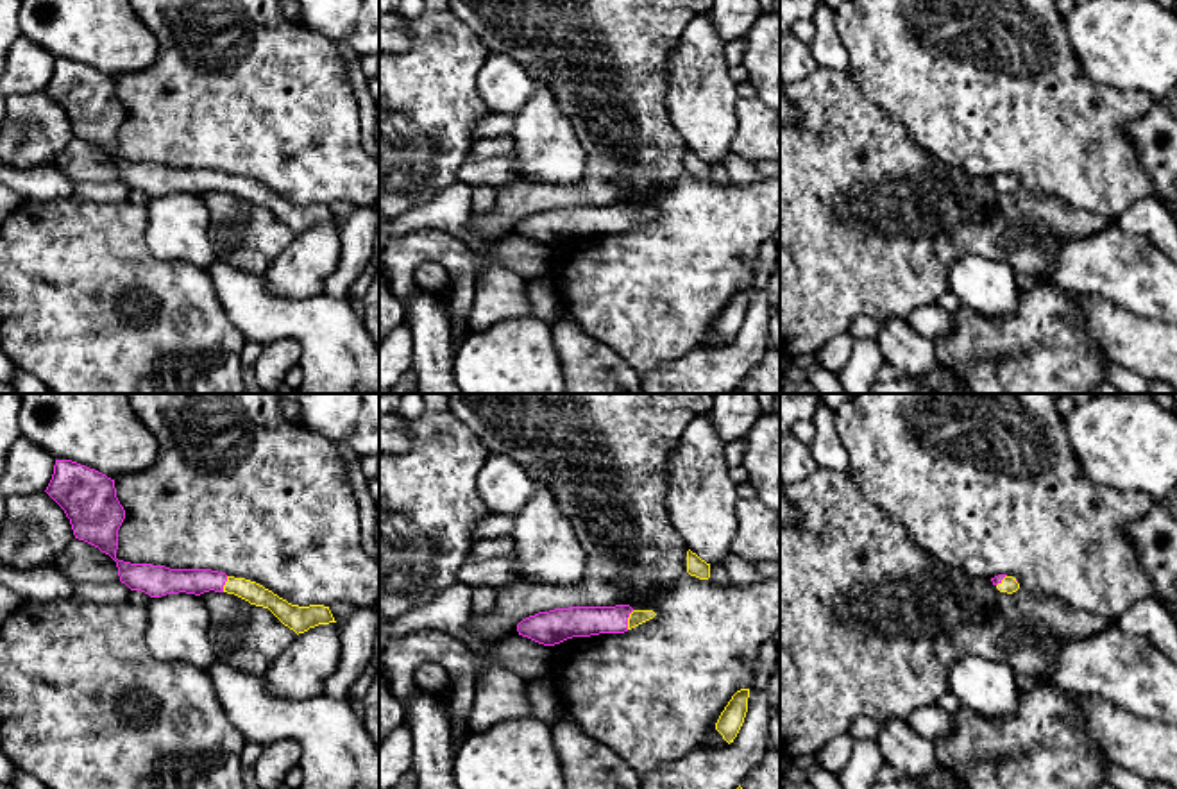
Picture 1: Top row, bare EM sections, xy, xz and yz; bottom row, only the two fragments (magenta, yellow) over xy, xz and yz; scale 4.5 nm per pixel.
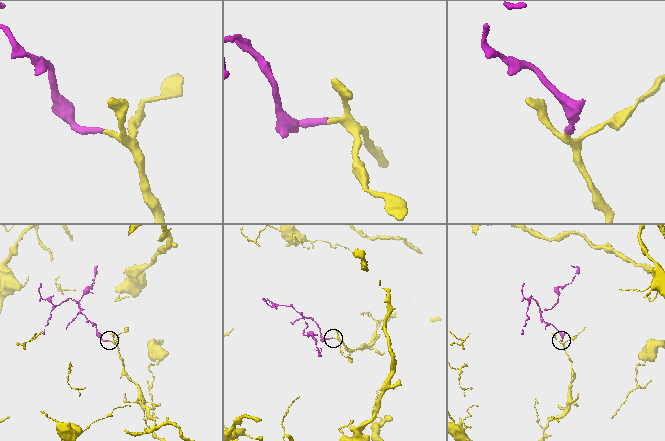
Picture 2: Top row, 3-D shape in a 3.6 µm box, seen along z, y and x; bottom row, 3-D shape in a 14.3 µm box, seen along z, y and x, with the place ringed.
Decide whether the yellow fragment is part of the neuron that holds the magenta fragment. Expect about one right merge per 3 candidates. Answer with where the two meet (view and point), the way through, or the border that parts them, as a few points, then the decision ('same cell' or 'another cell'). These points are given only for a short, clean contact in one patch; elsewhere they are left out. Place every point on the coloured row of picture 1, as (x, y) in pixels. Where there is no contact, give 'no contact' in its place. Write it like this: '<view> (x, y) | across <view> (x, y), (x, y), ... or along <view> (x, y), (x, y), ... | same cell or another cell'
xz (626, 619) | across xz (576, 621), (626, 619), (635, 618) | same cell

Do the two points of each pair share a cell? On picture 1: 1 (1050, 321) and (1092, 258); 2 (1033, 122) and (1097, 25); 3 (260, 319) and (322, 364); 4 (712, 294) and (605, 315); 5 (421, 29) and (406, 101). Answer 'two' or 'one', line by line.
1: two
2: two
3: one
4: one
5: one

